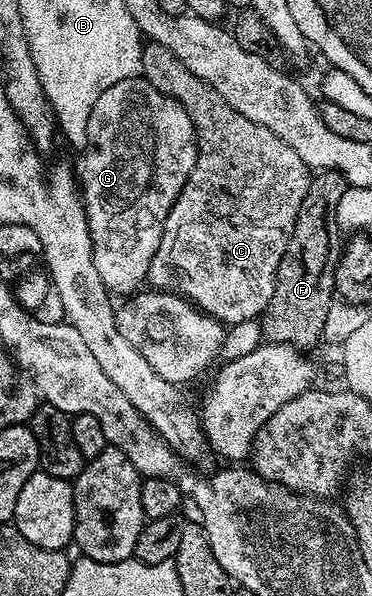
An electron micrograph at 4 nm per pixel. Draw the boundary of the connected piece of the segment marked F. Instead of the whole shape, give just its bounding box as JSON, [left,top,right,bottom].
[259,211,343,349]

